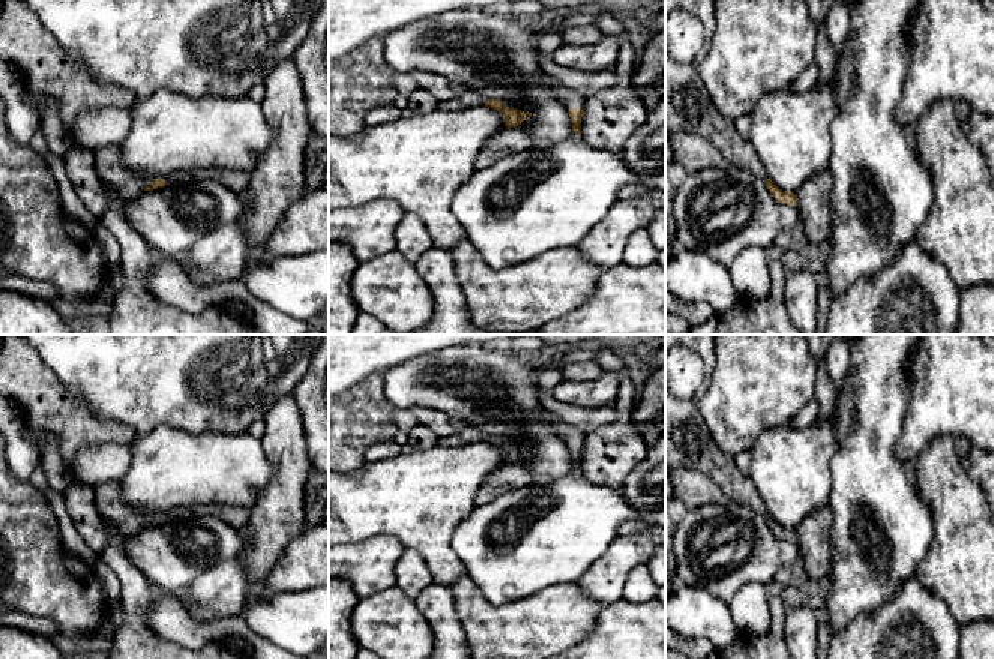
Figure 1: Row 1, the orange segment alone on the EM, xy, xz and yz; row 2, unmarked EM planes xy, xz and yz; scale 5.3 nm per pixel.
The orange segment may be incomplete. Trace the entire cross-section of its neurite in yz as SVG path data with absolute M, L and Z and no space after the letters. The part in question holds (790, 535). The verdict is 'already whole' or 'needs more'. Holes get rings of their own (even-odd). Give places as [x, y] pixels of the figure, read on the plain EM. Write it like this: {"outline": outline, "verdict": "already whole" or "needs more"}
{"outline": "M665 381L665 467L670 470L685 467L709 476L722 489L728 501L761 515L778 539L797 542L797 530L782 527L772 518L751 477L737 468L734 456L724 453L716 446L698 408L698 401L704 393L706 389L701 387L692 399L682 401L668 390Z", "verdict": "needs more"}

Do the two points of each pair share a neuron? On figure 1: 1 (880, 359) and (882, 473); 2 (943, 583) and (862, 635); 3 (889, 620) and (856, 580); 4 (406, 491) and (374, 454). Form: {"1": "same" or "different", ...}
{"1": "same", "2": "different", "3": "different", "4": "different"}

